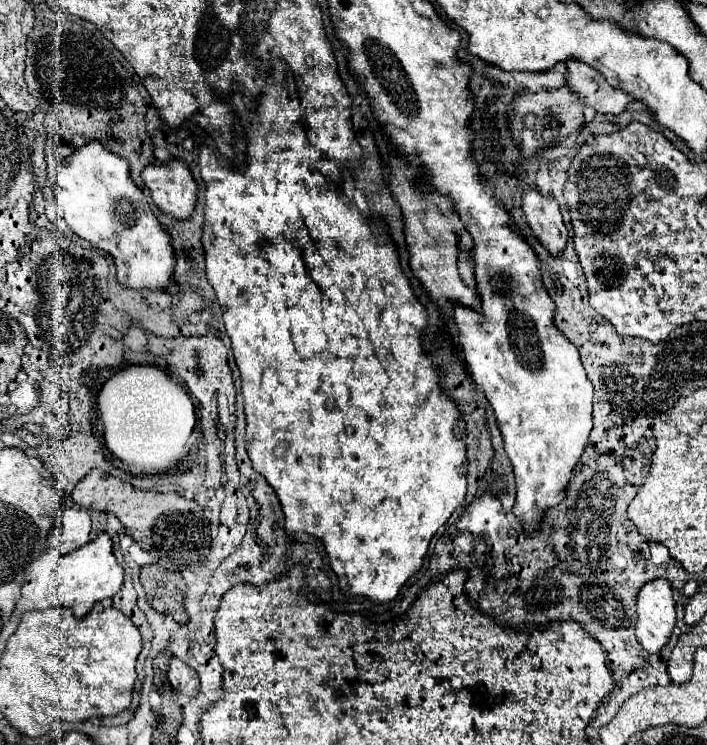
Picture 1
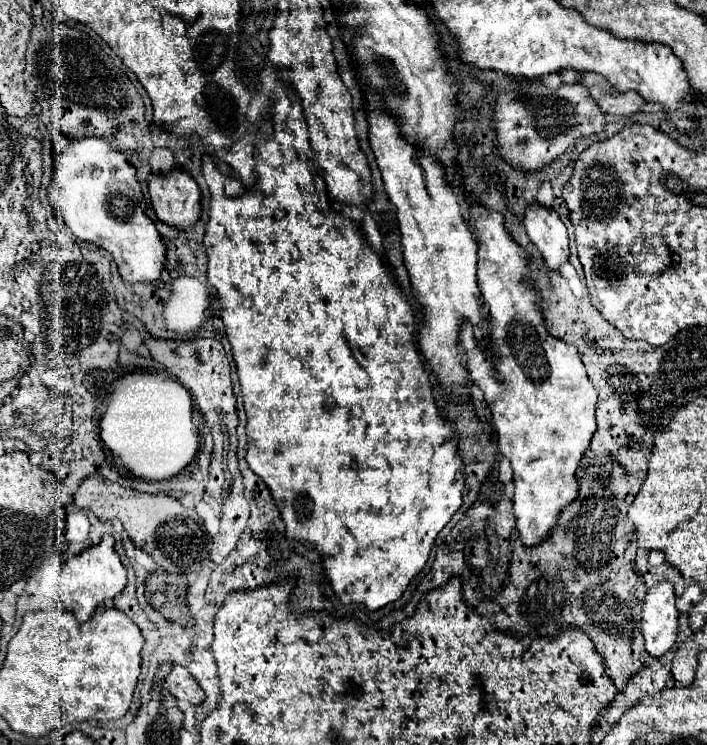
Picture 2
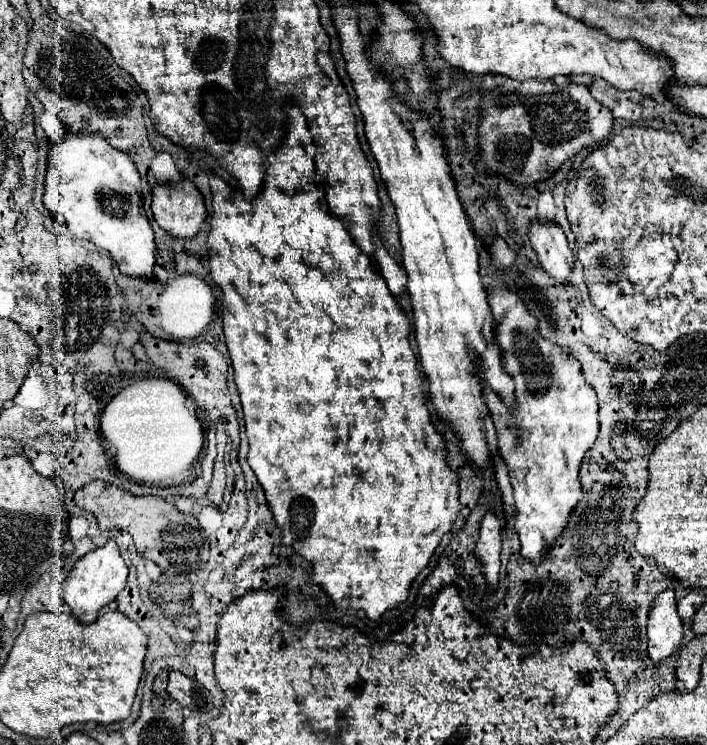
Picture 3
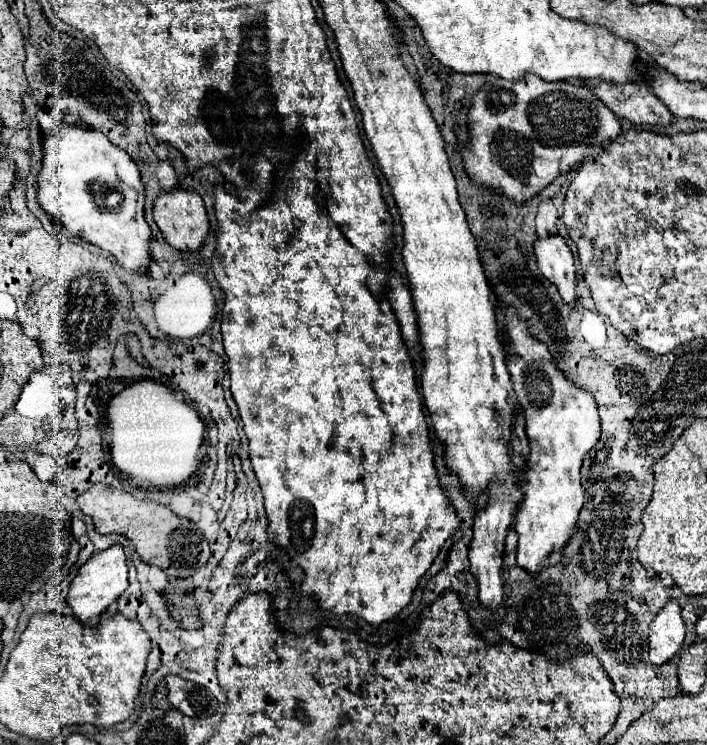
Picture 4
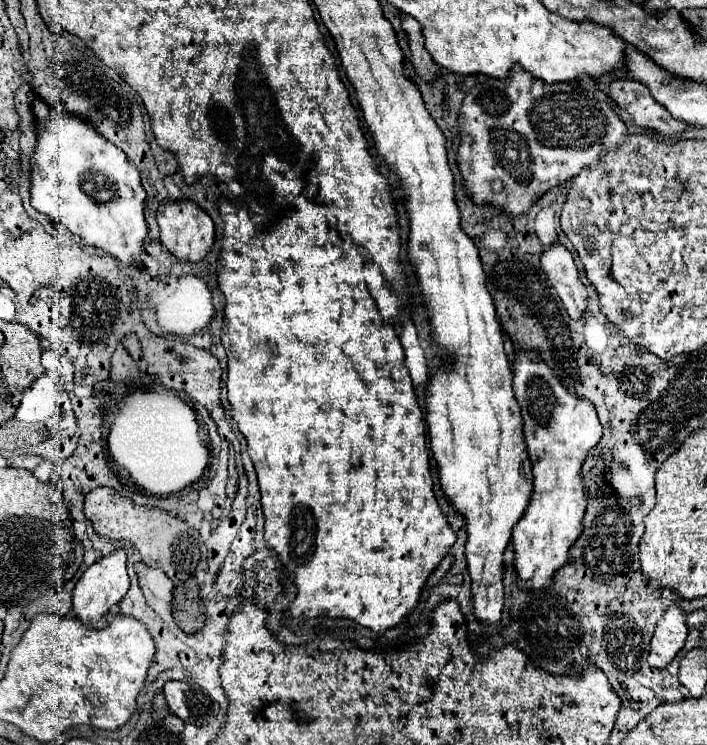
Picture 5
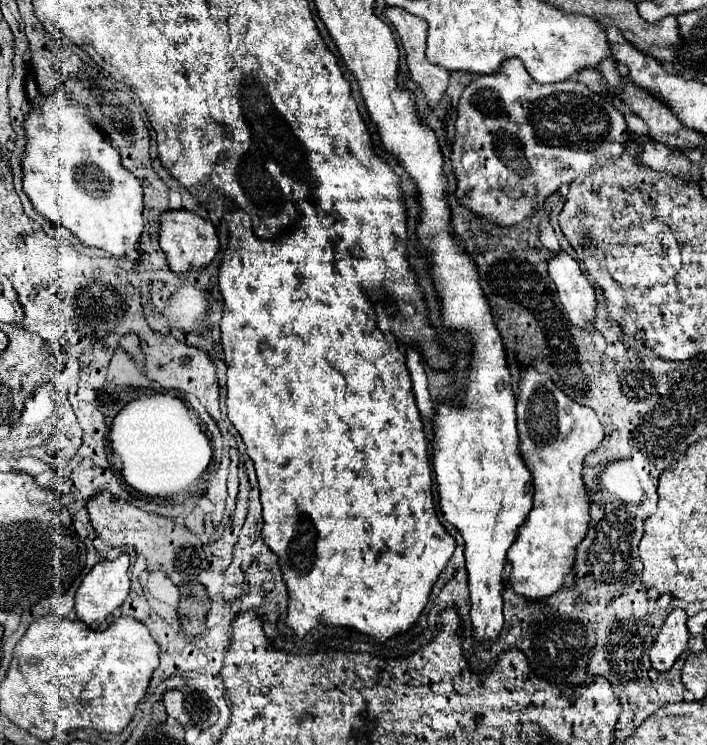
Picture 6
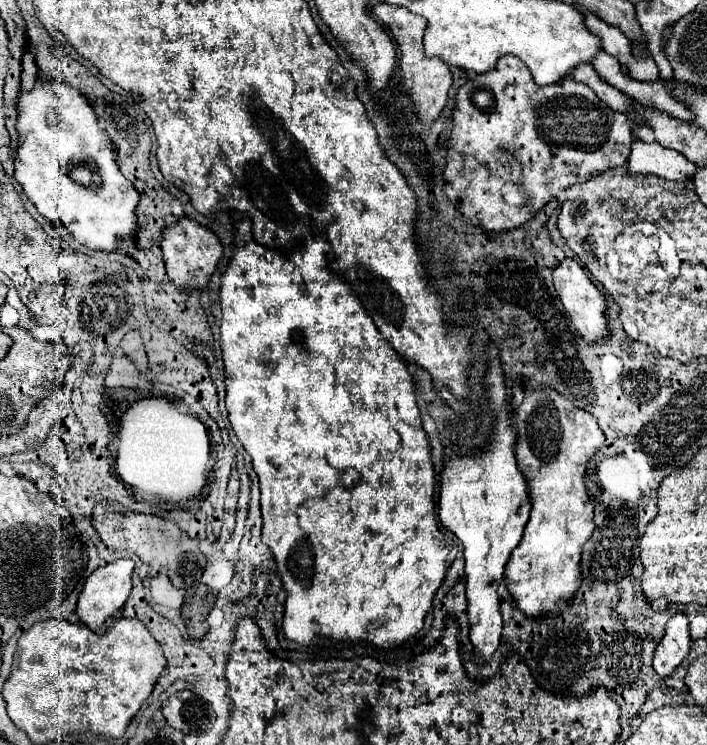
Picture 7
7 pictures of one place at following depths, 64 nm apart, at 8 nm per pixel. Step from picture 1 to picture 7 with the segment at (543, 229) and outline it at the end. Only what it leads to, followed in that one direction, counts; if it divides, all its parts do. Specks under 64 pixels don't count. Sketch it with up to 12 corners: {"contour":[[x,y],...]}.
{"contour":[[578,262],[554,270],[556,292],[580,336],[610,336],[606,296]]}

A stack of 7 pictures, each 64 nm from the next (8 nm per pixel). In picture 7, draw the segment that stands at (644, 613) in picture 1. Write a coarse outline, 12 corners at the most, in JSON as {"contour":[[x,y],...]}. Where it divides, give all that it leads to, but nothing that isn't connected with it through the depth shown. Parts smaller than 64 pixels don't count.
{"contour":[[676,614],[654,652],[654,670],[670,676],[690,652],[688,616]]}

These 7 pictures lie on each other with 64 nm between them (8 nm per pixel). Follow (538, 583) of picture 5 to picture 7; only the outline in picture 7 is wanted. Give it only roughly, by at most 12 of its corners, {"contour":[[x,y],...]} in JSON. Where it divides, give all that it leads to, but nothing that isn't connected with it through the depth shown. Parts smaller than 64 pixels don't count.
{"contour":[[552,388],[516,410],[530,518],[506,564],[526,616],[560,614],[594,532],[592,414]]}

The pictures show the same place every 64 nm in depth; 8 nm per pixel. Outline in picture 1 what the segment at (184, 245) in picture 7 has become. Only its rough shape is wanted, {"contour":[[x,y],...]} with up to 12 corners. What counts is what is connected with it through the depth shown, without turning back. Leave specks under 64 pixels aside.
{"contour":[[184,162],[150,164],[142,178],[162,214],[192,216],[198,184]]}

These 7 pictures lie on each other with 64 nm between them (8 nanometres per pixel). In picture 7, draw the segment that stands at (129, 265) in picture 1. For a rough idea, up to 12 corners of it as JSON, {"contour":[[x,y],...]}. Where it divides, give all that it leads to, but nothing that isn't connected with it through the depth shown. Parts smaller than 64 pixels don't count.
{"contour":[[16,96],[14,178],[50,222],[114,252],[140,194],[90,100]]}

